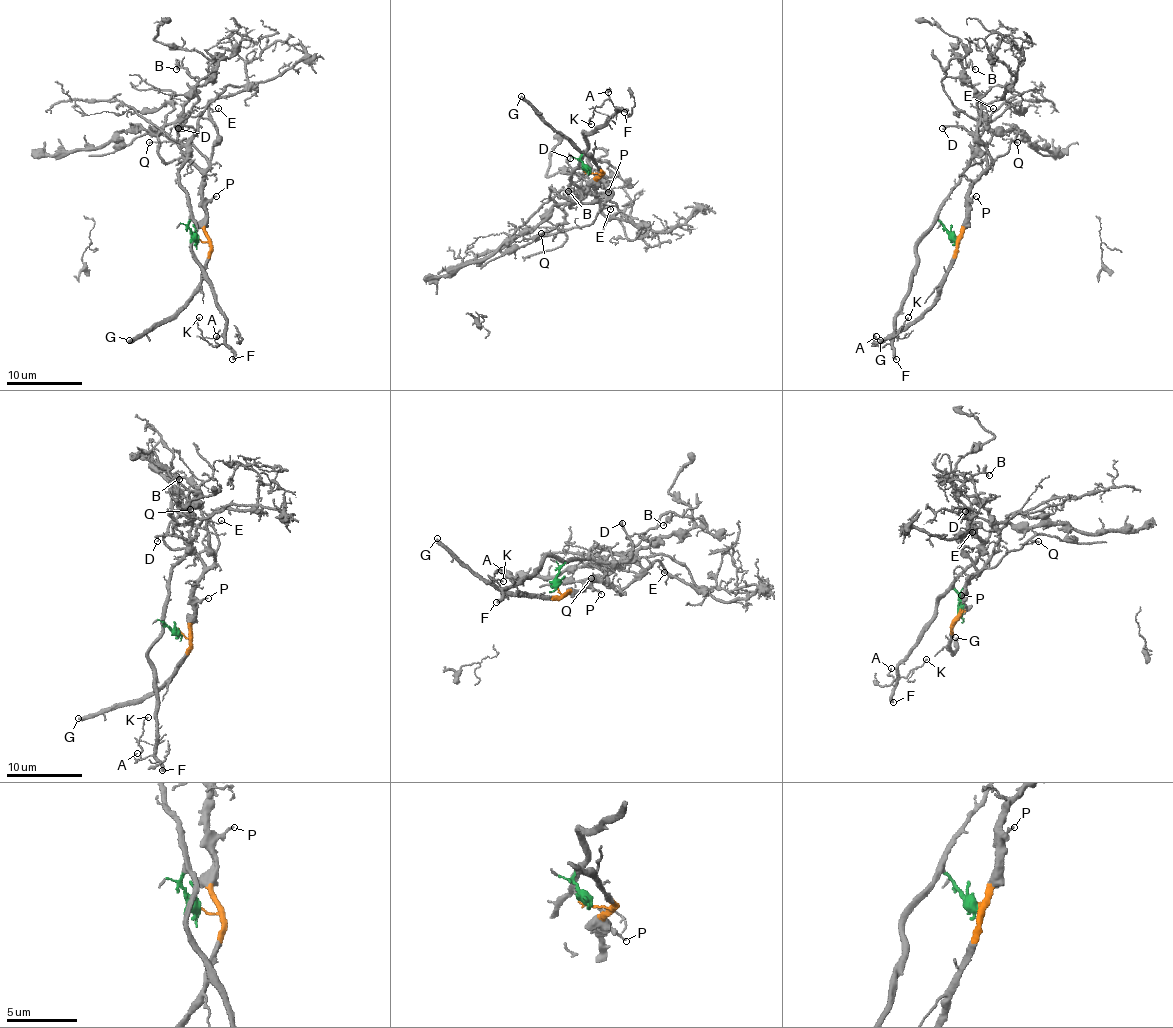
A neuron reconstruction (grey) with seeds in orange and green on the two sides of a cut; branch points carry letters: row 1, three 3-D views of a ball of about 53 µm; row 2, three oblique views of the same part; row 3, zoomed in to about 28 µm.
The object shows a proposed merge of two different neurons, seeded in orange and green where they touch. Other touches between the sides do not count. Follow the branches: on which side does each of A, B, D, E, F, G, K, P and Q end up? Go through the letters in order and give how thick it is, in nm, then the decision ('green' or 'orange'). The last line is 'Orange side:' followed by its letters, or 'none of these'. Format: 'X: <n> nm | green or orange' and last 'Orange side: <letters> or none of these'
A: 110 nm | green
B: 150 nm | orange
D: 200 nm | green
E: 100 nm | orange
F: 320 nm | green
G: 360 nm | orange
K: 130 nm | green
P: 130 nm | orange
Q: 130 nm | orange
Orange side: B, E, G, P, Q

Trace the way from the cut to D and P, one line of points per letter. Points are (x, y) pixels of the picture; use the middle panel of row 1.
D: (588, 173), (582, 154), (571, 171), (571, 179), (582, 192), (584, 181), (569, 164), (571, 158)
P: (588, 173), (599, 175), (597, 184), (609, 192)

